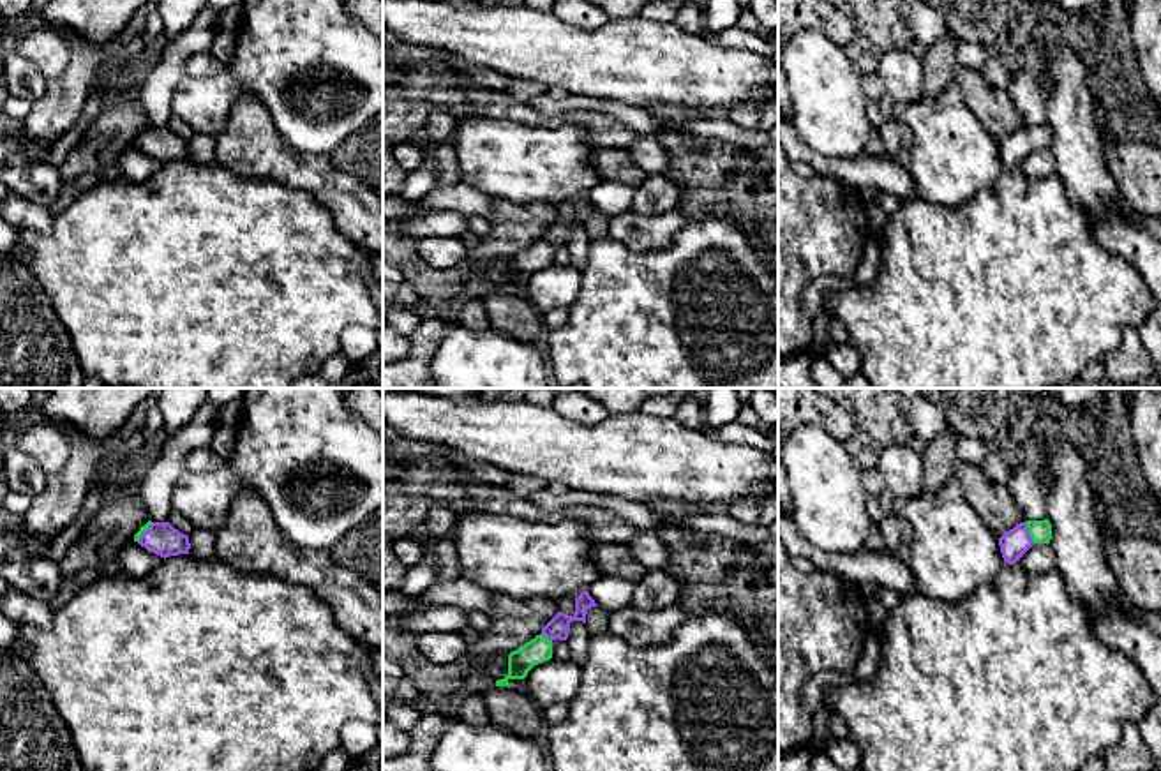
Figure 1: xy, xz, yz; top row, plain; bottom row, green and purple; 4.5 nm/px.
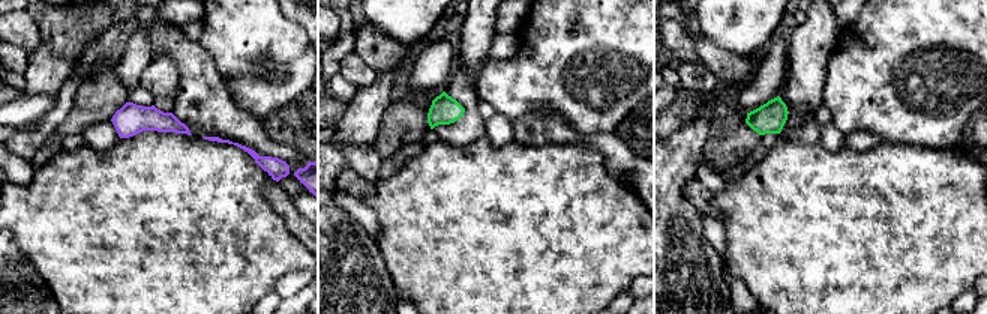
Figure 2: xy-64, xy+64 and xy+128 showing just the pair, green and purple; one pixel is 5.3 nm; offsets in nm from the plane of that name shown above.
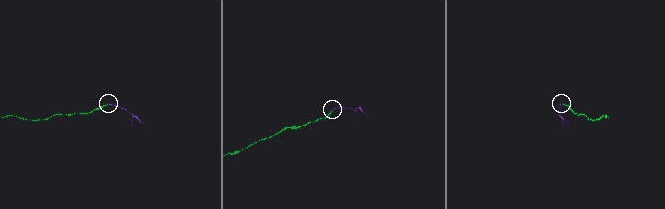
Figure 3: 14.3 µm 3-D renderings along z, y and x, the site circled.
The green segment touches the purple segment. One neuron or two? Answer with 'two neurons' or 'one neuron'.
one neuron

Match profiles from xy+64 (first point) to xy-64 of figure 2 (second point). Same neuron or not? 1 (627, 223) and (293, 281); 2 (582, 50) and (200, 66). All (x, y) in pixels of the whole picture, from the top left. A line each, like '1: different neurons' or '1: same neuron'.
1: different neurons
2: different neurons

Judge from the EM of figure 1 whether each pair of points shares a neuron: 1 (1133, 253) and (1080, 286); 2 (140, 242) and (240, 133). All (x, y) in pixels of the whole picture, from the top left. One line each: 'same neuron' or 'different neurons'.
1: different neurons
2: different neurons

